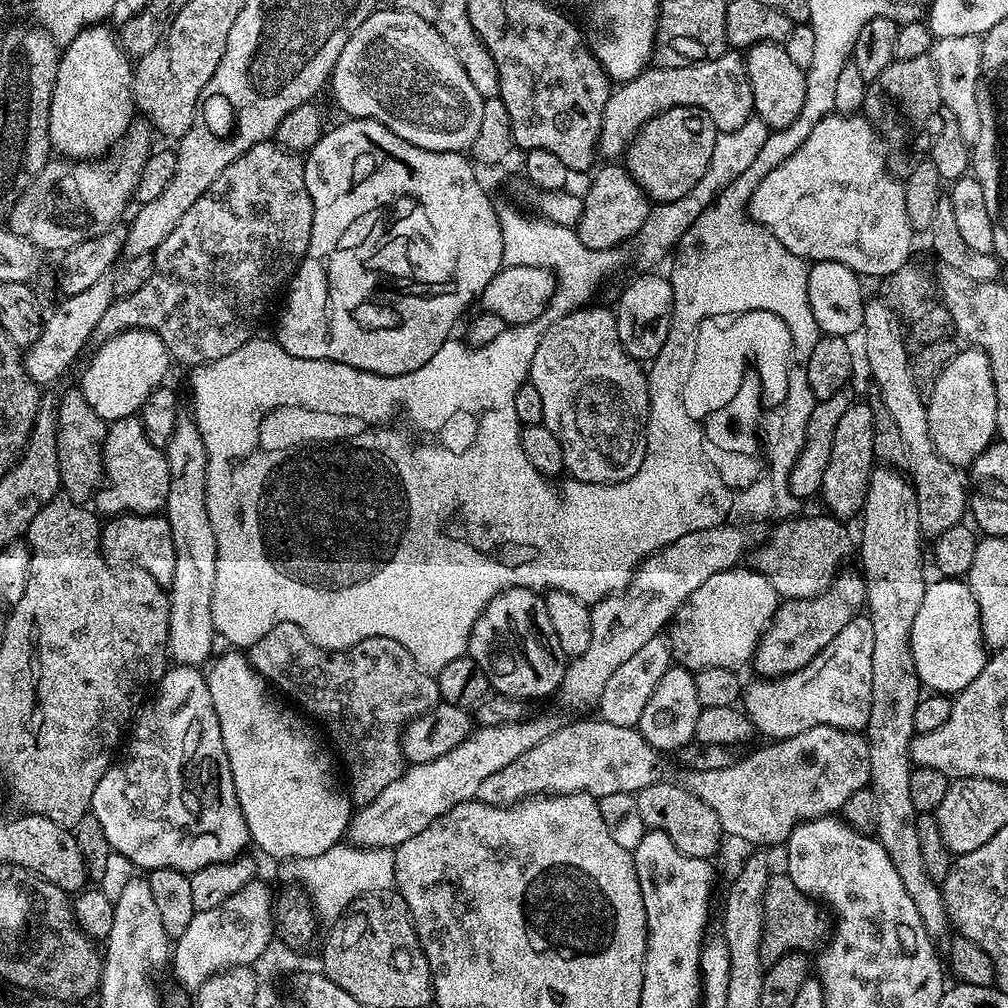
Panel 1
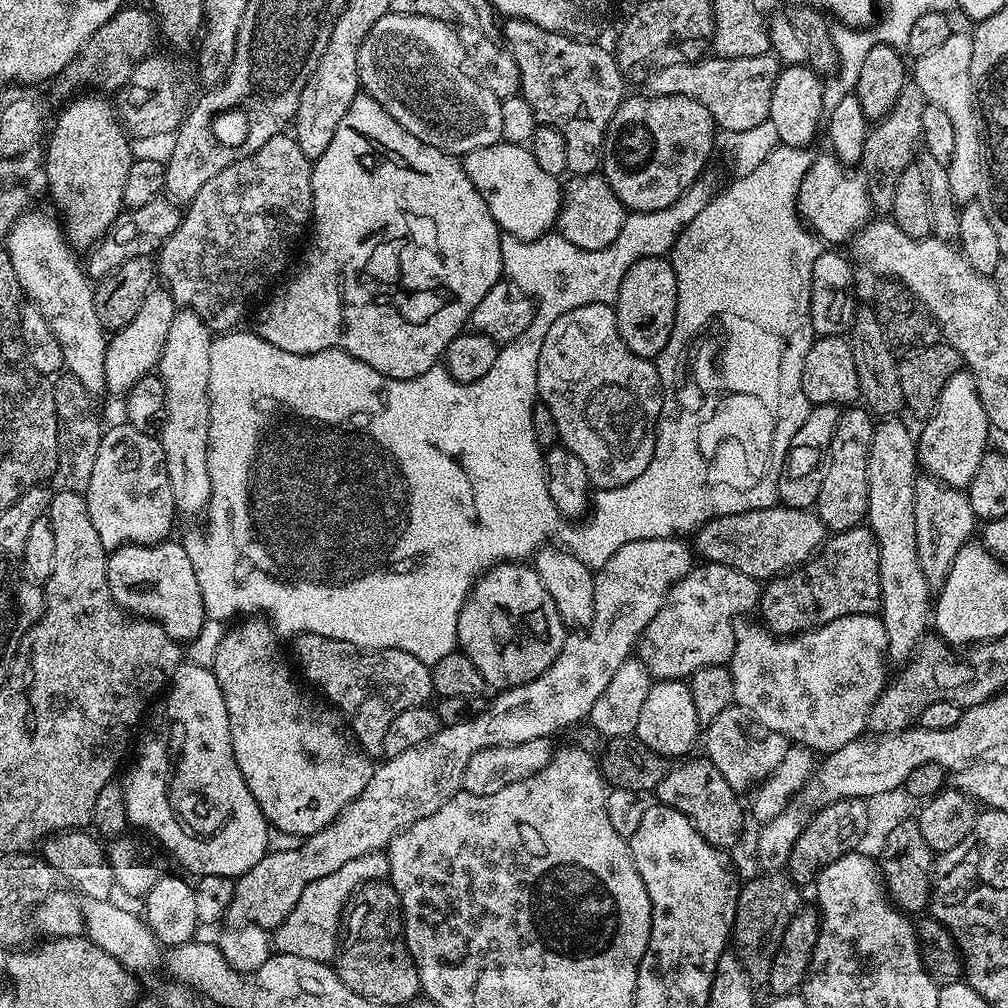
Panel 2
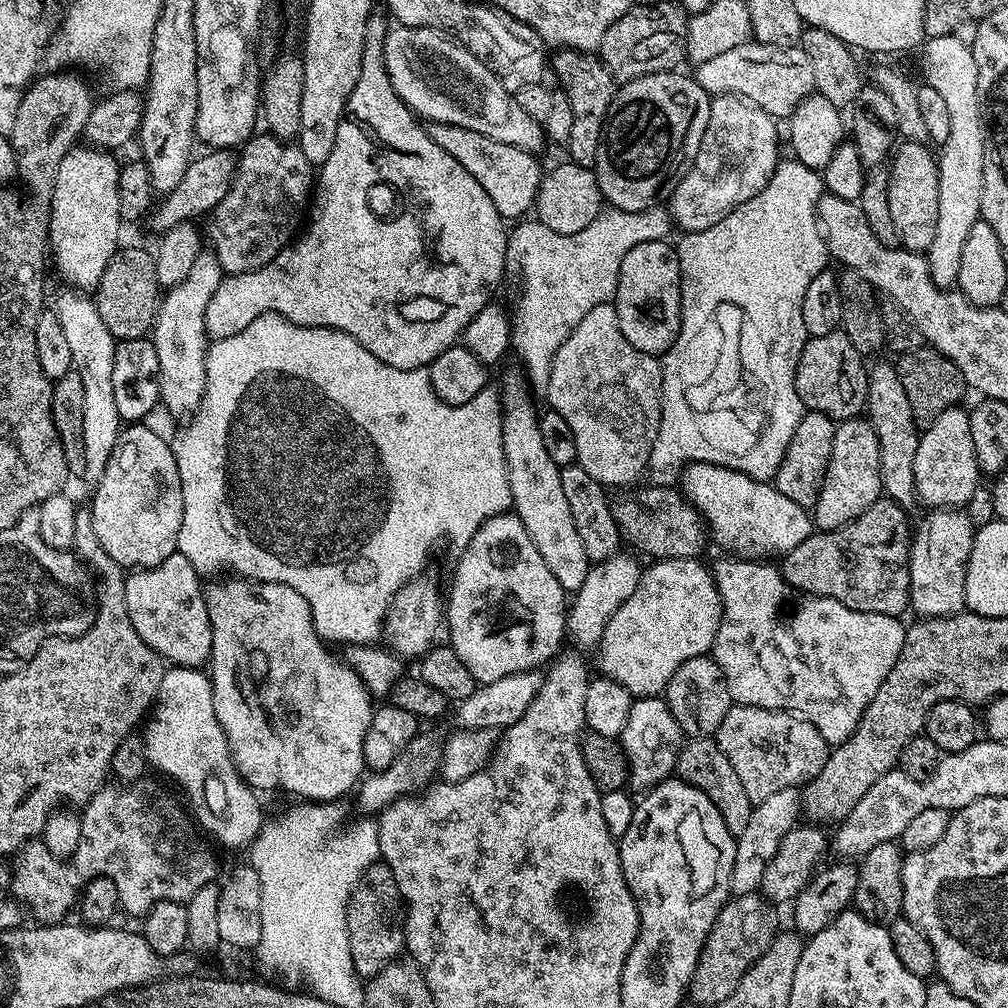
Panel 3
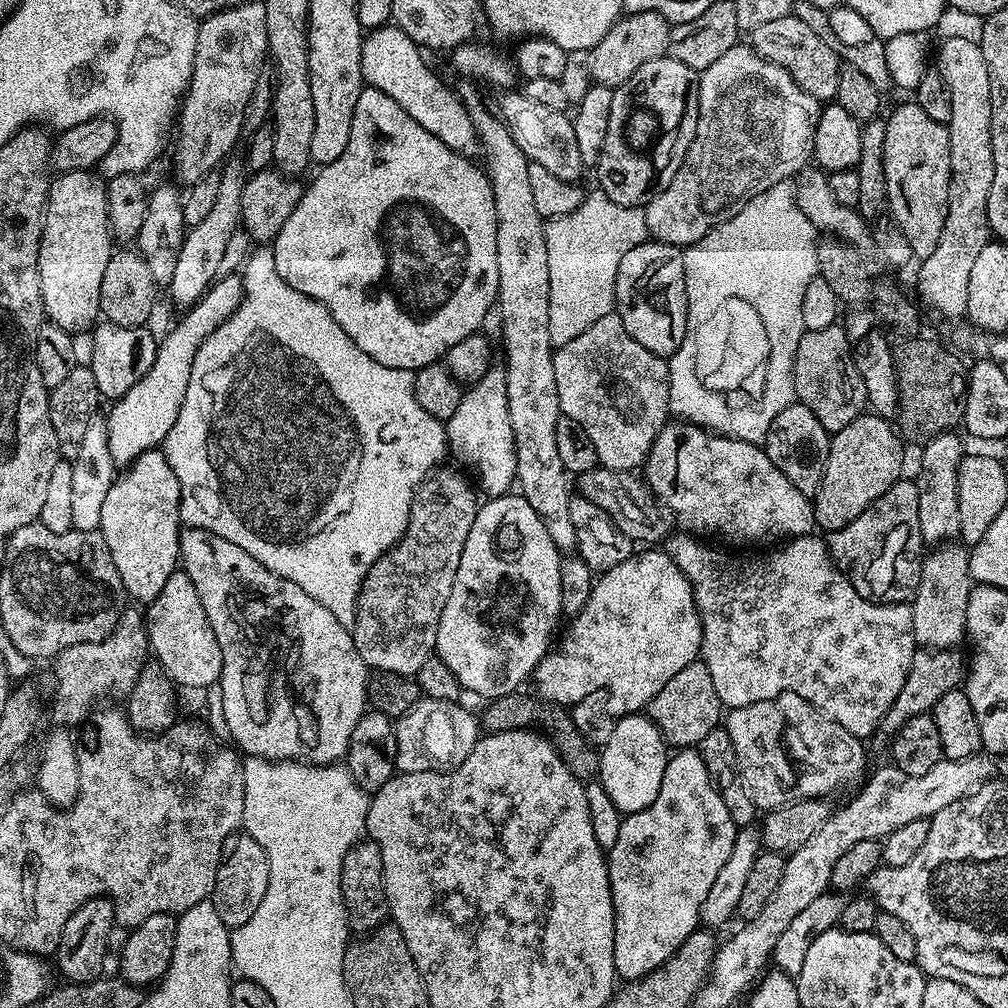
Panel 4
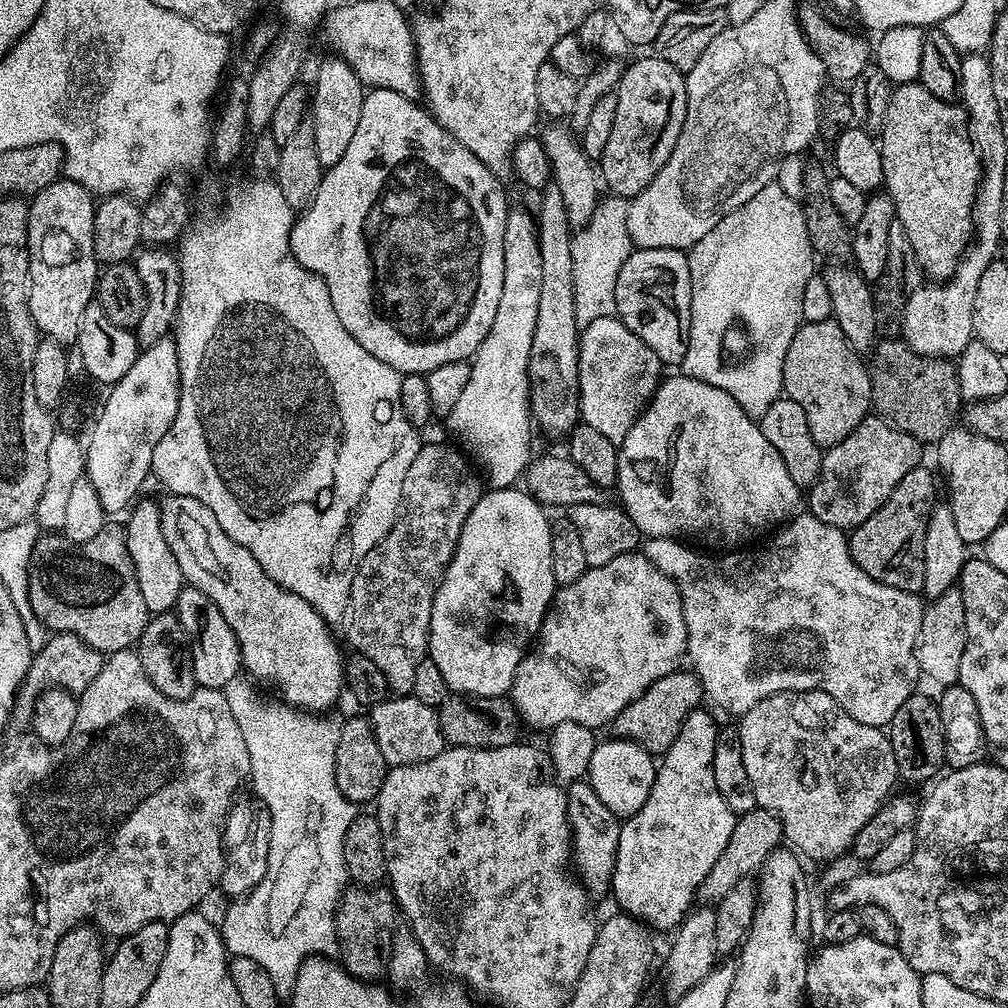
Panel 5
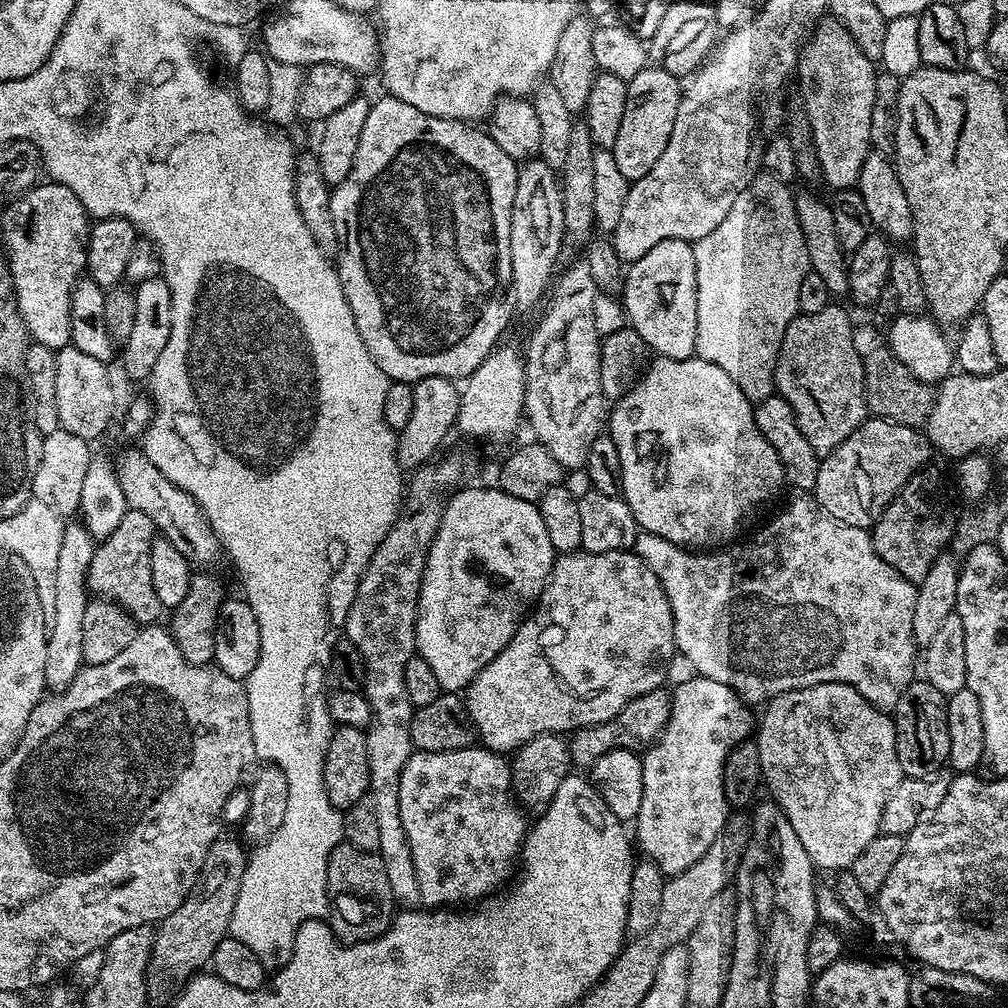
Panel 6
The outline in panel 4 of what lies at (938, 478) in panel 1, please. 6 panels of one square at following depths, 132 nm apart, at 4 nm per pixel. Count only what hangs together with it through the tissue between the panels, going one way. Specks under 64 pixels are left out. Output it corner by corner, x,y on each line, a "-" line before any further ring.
945,542
933,547
925,555
922,574
918,582
916,596
910,601
912,610
912,633
920,648
951,648
957,647
959,640
966,636
966,606
970,602
970,594
974,587
974,581
970,574
970,562
968,561
969,549
960,542

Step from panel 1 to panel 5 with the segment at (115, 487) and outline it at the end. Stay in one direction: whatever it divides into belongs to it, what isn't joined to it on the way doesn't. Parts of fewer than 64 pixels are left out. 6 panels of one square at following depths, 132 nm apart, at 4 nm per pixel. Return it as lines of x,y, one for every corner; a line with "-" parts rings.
155,499
143,500
131,509
132,517
124,528
126,546
130,550
130,562
134,562
134,574
138,574
138,586
142,589
146,610
150,614
172,612
180,597
180,591
186,587
186,581
178,566
178,558
174,558
174,550
166,546
166,538
162,535
159,503

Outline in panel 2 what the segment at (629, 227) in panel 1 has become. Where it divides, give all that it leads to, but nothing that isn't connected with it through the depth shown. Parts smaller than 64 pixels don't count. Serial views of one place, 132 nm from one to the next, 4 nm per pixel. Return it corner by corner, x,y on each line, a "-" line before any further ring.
603,175
572,176
569,184
562,188
560,213
556,219
555,231
566,242
574,242
582,250
602,250
618,238
624,225
626,209
624,203
610,190
607,180

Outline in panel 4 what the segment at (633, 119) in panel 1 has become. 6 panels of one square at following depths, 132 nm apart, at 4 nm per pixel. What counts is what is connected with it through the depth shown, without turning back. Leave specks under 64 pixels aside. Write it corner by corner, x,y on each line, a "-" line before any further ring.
793,15
777,18
774,22
751,29
750,36
750,47
763,60
774,62
787,70
797,86
806,90
806,94
821,102
831,101
835,97
842,71
841,57
837,49
826,46
802,19

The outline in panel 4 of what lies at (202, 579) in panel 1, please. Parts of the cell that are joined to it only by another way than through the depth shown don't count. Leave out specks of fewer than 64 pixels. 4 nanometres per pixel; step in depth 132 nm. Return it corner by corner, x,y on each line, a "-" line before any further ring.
229,159
219,169
221,182
210,214
207,214
198,225
189,227
182,242
182,250
178,254
178,266
174,266
174,278
166,286
166,292
172,295
172,300
176,304
191,306
208,291
212,283
221,275
220,267
223,266
224,255
232,244
232,235
235,234
236,228
238,232
241,227
240,211
242,210
242,190
246,179
246,164
243,159
231,160

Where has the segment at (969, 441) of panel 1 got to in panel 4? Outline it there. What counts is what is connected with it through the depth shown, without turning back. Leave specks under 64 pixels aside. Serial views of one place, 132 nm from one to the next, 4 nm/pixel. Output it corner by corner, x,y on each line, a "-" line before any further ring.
955,431
943,432
923,445
920,456
920,476
918,483
918,526
922,530
925,545
939,546
952,542
959,537
958,512
958,472
960,460
966,455
966,449
960,445

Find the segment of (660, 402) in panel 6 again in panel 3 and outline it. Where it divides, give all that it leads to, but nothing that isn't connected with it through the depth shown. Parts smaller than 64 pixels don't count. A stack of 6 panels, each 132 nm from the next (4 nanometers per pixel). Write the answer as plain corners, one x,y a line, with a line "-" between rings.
689,464
681,472
678,484
683,496
700,511
711,539
713,536
717,546
725,548
728,551
725,553
733,557
761,562
776,558
772,556
783,558
790,550
794,550
794,546
806,542
806,538
814,531
814,520
809,509
798,506
798,502
790,502
786,494
777,490
775,483
761,482
749,473
735,472
732,468
720,468
717,464

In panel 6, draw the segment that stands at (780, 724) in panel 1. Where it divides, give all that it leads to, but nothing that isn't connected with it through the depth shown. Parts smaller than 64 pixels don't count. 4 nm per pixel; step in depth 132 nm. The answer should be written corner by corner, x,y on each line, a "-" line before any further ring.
808,498
808,500
796,500
789,508
784,508
772,521
769,522
765,528
757,527
751,533
752,537
741,539
739,542
733,542
727,546
721,547
719,550
704,550
697,554
695,551
682,548
679,544
670,542
666,538
662,538
658,534
650,534
643,530
636,533
636,547
634,549
636,555
642,558
642,562
646,562
646,566
650,566
650,570
658,578
658,582
662,586
662,590
666,594
666,598
670,602
670,610
674,618
674,638
676,639
676,651
682,657
692,663
691,671
697,676
705,676
706,678
714,678
714,682
722,682
722,686
730,686
730,690
744,699
749,705
757,706
756,704
763,705
765,702
772,699
774,696
779,696
781,692
793,692
799,688
812,688
816,684
848,684
854,690
858,690
858,694
862,694
862,698
866,698
876,708
883,708
885,710
895,709
898,698
902,698
902,694
909,686
918,672
918,648
912,639
912,631
914,630
914,602
916,601
917,585
912,584
906,578
902,578
902,574
898,574
898,570
894,570
894,566
890,566
885,562
882,557
874,550
874,542
872,541
872,533
867,528
859,528
858,526
846,526
846,522
838,522
834,518
827,516
825,512
820,511
819,504
815,499

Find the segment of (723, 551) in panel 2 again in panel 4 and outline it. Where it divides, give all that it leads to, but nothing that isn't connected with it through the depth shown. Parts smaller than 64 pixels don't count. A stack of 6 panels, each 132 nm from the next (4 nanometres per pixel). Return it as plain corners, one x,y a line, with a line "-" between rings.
597,466
594,470
579,473
575,477
574,488
582,498
587,498
589,502
594,502
594,506
606,510
614,526
618,526
618,530
622,530
622,534
626,534
633,542
645,540
648,543
645,545
652,546
655,545
652,544
655,540
663,541
669,535
670,527
664,521
665,513
661,505
635,471
623,472

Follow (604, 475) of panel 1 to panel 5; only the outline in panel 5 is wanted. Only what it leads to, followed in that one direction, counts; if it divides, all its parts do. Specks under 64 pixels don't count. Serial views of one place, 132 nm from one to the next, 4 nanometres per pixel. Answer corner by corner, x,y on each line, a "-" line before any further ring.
616,316
606,318
594,318
594,322
583,325
580,334
580,357
578,358
578,386
580,398
580,418
581,421
594,430
598,430
605,438
610,438
610,442
620,445
630,434
630,426
640,417
645,408
652,400
656,387
662,379
662,365
658,354
638,338
623,324

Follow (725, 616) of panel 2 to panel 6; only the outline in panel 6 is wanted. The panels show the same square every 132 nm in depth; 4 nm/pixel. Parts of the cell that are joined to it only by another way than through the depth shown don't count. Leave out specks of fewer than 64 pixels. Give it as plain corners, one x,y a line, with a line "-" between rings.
583,550
566,552
557,555
553,560
546,586
540,592
534,607
520,621
514,638
510,638
510,642
500,651
498,658
491,660
468,685
466,689
468,717
472,719
475,735
483,747
489,748
491,752
512,754
523,744
533,740
535,736
541,736
547,732
571,734
578,728
589,728
612,720
614,714
618,714
630,702
634,702
634,698
644,696
665,683
664,675
668,672
668,663
671,662
672,656
676,655
674,618
670,610
670,602
658,578
650,570
650,566
646,566
646,562
642,562
642,558
636,555
635,551
607,552
606,554
594,554

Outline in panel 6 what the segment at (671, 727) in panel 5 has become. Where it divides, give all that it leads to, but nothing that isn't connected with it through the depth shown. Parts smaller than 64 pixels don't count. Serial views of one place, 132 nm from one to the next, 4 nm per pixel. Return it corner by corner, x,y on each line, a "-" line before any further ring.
664,686
655,688
654,691
647,692
644,696
634,698
634,702
630,702
621,712
614,714
612,720
595,724
589,728
578,728
571,733
568,740
568,759
575,767
577,764
578,767
584,768
580,770
588,770
594,762
598,762
598,758
602,758
602,754
610,754
610,750
625,748
637,754
643,753
651,748
662,734
670,718
671,709
672,694

